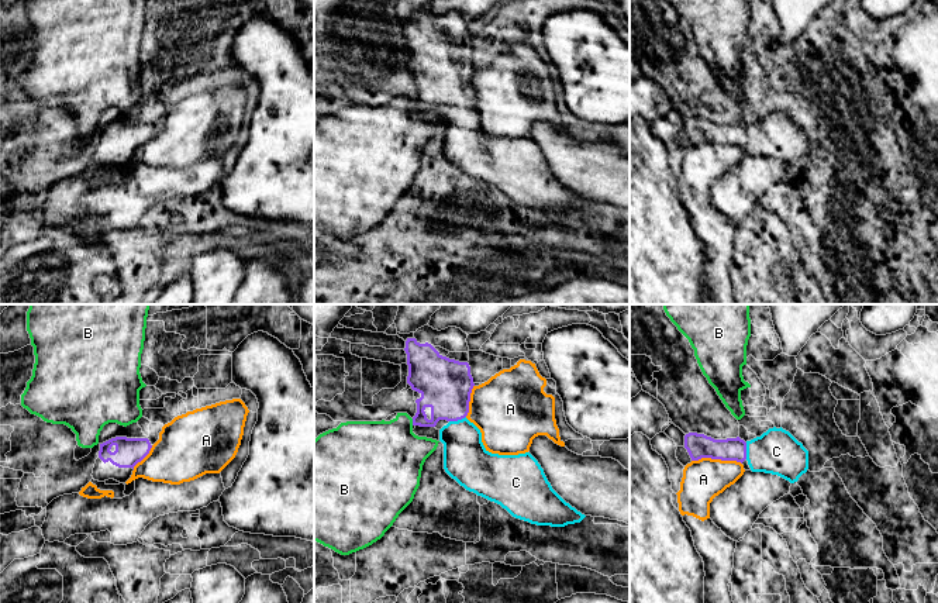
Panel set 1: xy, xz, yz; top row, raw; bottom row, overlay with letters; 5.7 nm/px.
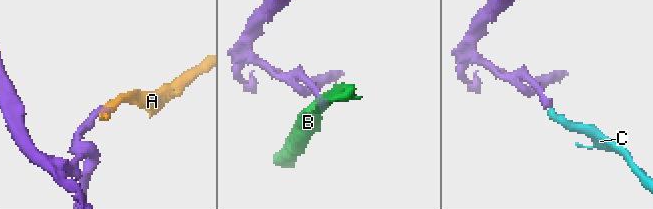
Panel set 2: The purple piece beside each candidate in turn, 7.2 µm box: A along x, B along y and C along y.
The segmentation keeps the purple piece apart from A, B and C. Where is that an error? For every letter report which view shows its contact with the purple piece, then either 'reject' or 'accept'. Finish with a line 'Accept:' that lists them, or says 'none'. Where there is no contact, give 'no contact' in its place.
A: yz | reject
B: xz | reject
C: xz | accept
Accept: C

